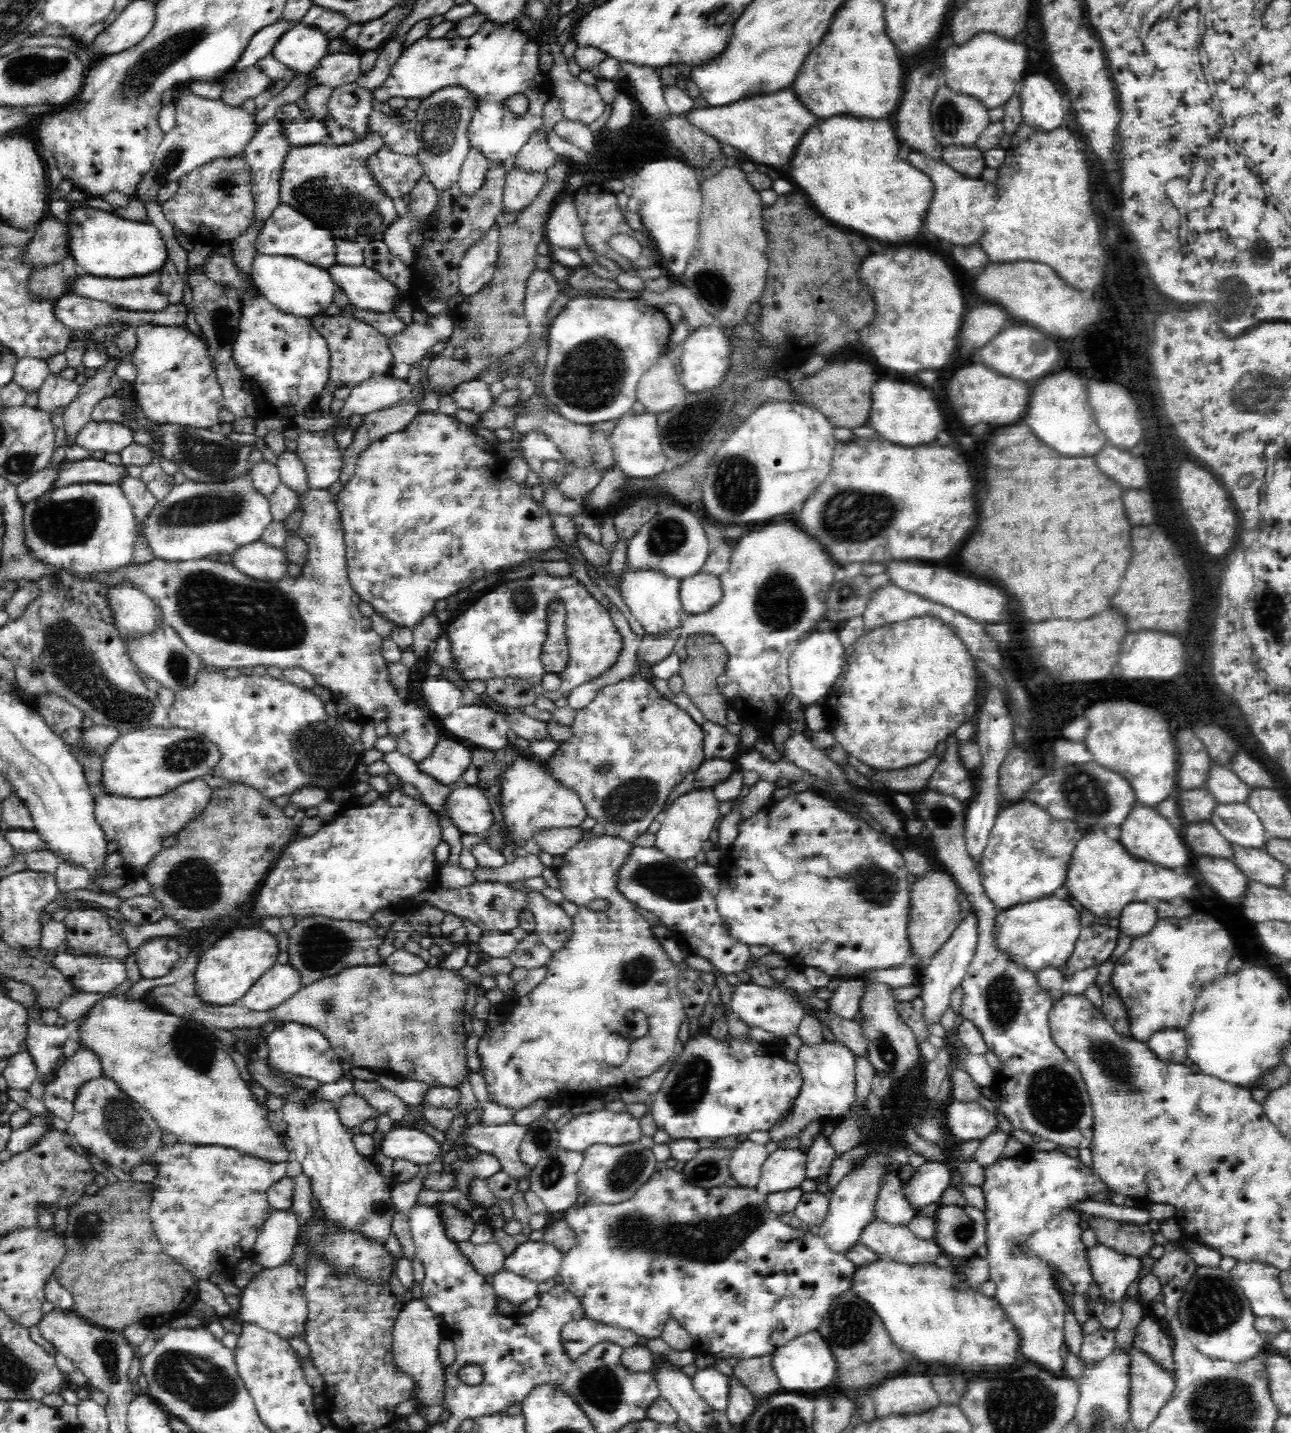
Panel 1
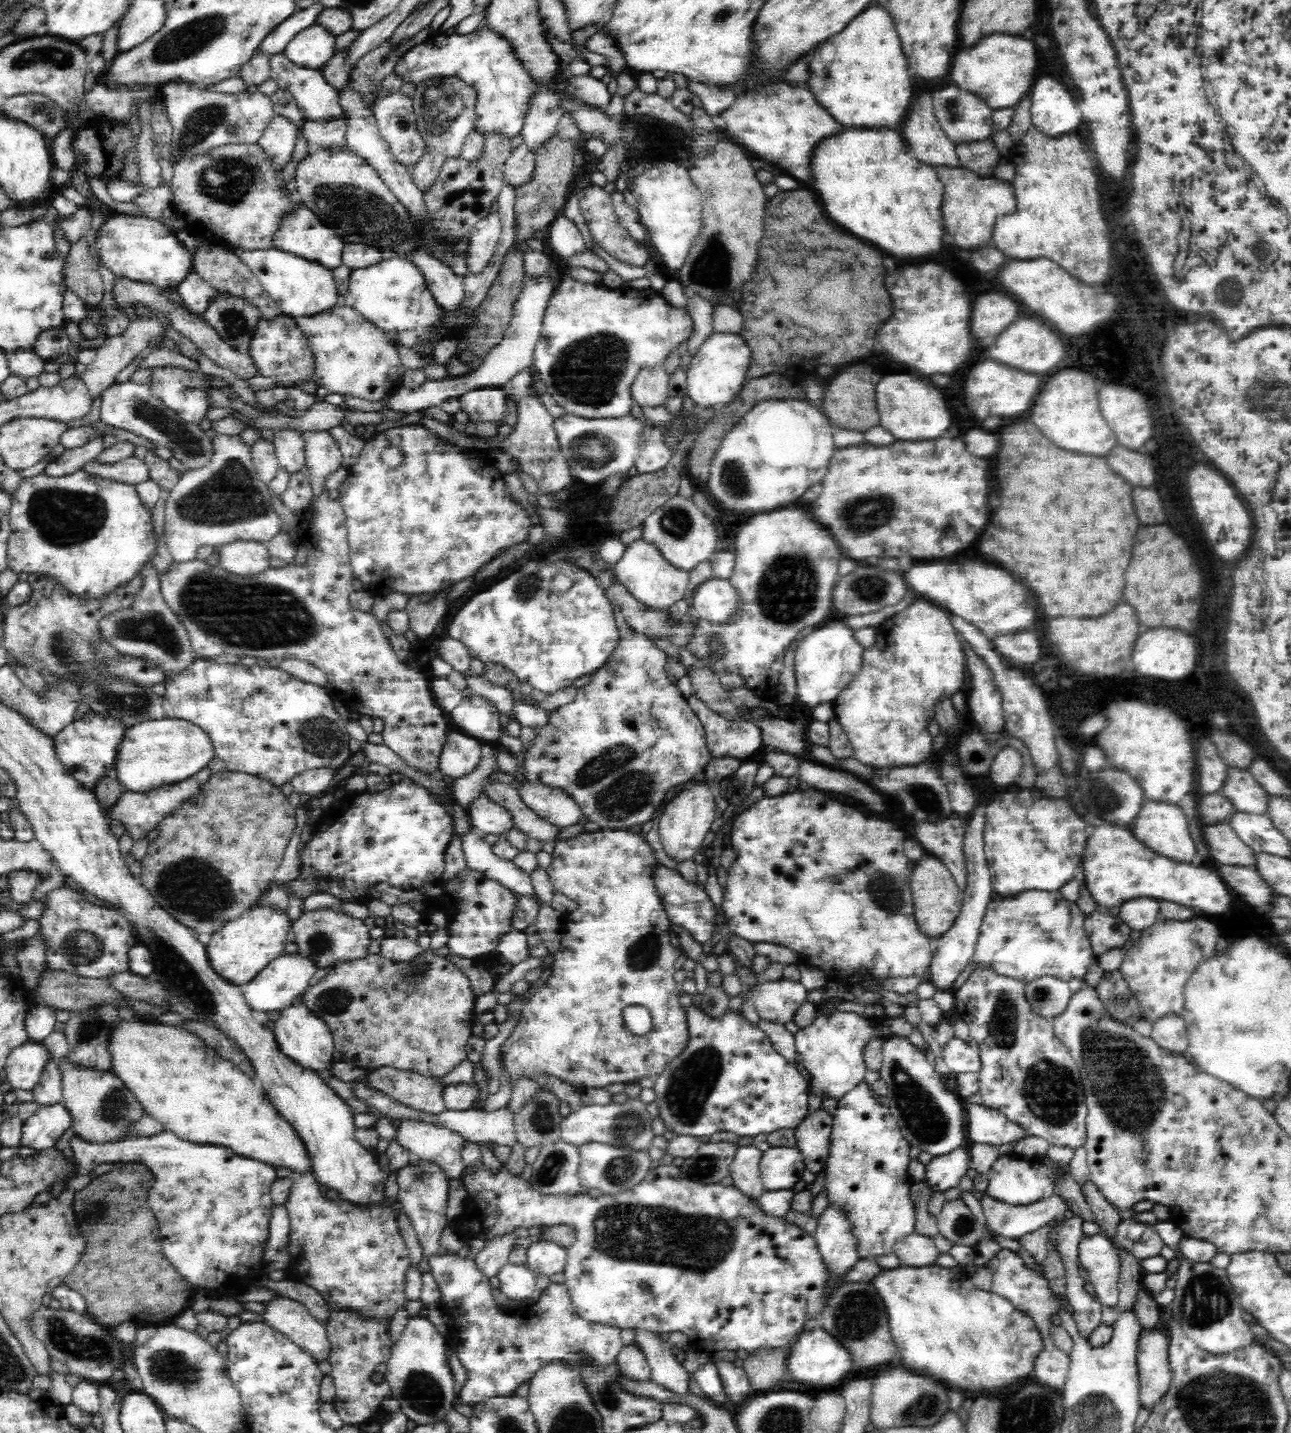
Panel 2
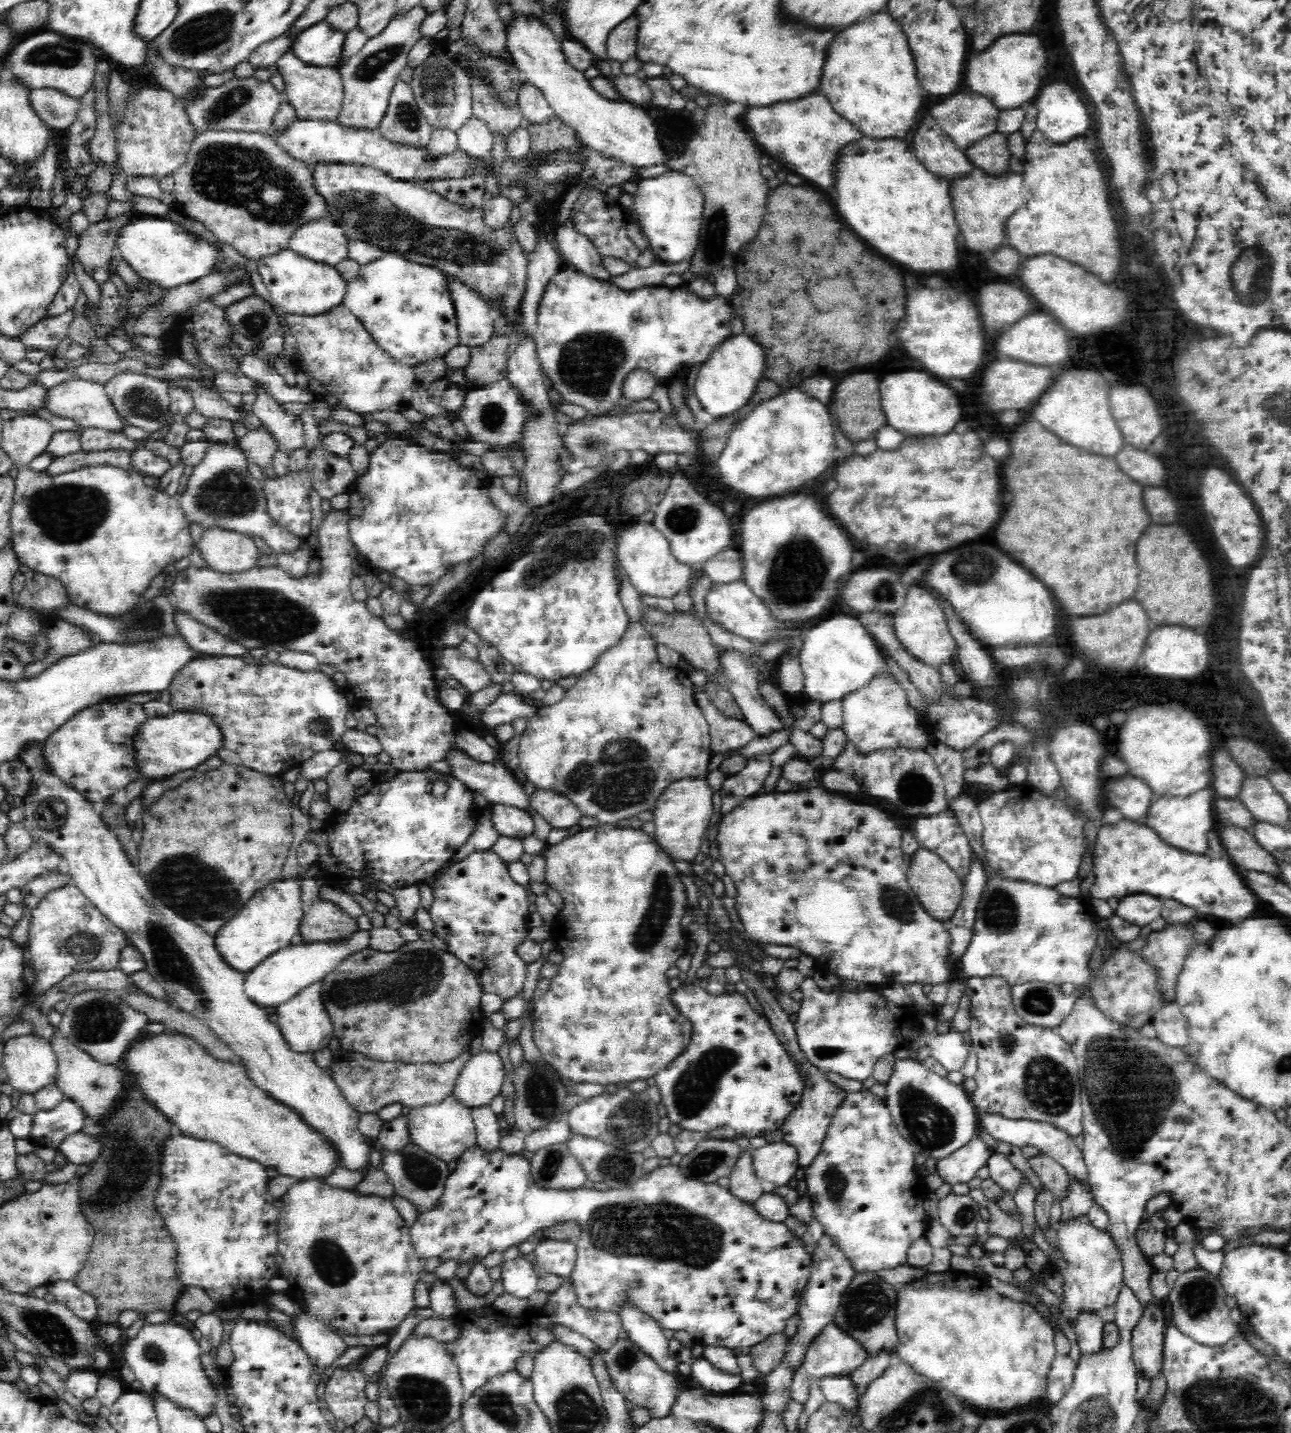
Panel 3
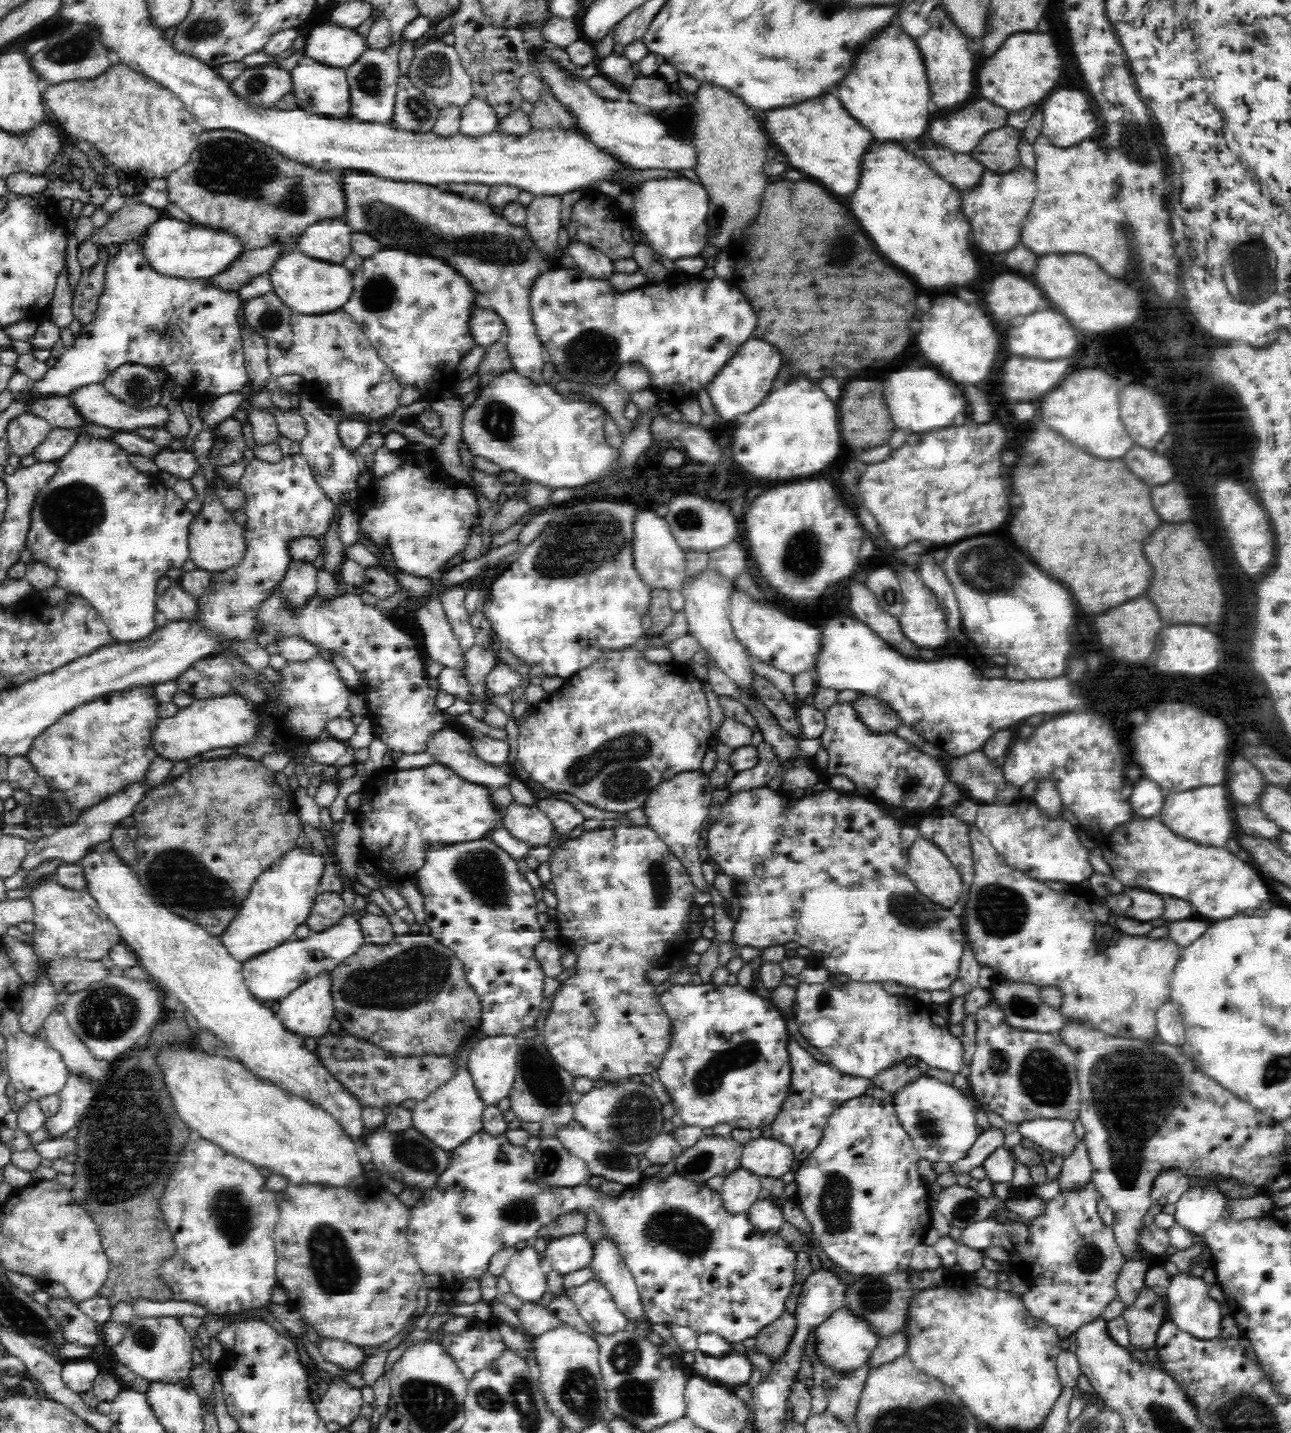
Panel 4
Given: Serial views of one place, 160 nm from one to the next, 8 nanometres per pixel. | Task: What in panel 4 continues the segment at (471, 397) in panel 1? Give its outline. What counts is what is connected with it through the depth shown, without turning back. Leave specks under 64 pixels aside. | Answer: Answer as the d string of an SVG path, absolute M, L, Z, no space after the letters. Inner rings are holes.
M506 371L493 379L485 390L479 391L476 401L464 410L461 439L468 444L474 456L482 456L498 464L504 471L514 470L520 479L550 486L552 489L574 488L588 483L594 476L602 476L602 472L606 472L606 476L614 472L606 470L614 462L614 452L602 434L604 416L606 413L601 406L574 402L560 396L544 382L534 384L515 371Z

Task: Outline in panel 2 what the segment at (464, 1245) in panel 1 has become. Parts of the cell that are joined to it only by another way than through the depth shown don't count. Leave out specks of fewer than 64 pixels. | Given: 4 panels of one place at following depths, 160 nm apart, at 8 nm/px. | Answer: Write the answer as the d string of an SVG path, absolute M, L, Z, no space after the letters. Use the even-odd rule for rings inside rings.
M506 1233L502 1237L494 1237L485 1241L483 1248L474 1257L478 1270L488 1278L497 1276L500 1269L508 1264L510 1252L516 1246L516 1239L513 1233Z

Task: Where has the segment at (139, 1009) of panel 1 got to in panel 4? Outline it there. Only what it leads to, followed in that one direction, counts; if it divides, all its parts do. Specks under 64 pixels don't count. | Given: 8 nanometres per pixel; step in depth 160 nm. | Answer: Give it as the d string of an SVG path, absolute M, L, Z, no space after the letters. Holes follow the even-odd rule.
M198 1048L163 1050L157 1059L164 1072L164 1086L172 1098L176 1112L180 1114L180 1120L196 1130L202 1138L216 1142L224 1152L251 1162L258 1168L270 1168L270 1172L285 1176L292 1185L352 1188L366 1182L351 1138L336 1123L336 1119L316 1103L291 1095L266 1079L259 1079L238 1060L209 1055Z

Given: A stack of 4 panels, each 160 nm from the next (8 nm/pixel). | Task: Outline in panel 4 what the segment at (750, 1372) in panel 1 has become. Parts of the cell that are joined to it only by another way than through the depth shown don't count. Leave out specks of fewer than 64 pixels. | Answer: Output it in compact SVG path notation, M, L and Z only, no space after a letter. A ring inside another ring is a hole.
M782 1314L778 1321L766 1326L755 1338L756 1351L764 1357L768 1357L772 1363L776 1358L788 1349L791 1339L794 1337L796 1328L795 1315Z

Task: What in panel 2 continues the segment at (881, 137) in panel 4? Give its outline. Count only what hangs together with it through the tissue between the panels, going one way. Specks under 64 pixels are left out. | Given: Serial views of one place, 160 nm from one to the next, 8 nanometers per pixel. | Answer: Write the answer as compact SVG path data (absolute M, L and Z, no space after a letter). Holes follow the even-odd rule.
M875 3L854 17L840 34L828 38L824 46L814 50L808 66L808 88L813 95L816 94L815 99L820 106L846 128L894 128L906 116L910 100L914 96L910 74L906 70L906 58L902 54L891 14Z

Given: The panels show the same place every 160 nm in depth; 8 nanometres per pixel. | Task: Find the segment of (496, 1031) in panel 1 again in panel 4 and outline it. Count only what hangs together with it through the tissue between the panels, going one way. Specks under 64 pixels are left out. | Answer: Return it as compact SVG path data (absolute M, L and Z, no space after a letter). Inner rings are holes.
M616 825L612 828L598 827L594 830L584 831L574 839L566 839L551 850L549 860L550 871L552 874L551 883L554 885L558 905L555 907L557 913L557 924L560 927L560 943L568 946L568 951L576 953L574 964L575 972L568 980L561 983L556 990L554 999L545 1015L544 1027L541 1032L540 1042L546 1047L552 1062L557 1067L562 1067L572 1078L584 1076L590 1080L610 1080L621 1082L623 1080L638 1079L642 1074L650 1074L660 1068L665 1051L668 1050L673 1033L673 1024L669 1016L665 1013L659 1001L659 995L655 992L654 986L647 978L648 972L654 968L668 966L676 959L684 958L690 952L689 940L689 919L693 907L693 896L697 889L692 885L687 871L683 868L680 860L673 855L663 839L656 834L652 827L642 827L638 825Z

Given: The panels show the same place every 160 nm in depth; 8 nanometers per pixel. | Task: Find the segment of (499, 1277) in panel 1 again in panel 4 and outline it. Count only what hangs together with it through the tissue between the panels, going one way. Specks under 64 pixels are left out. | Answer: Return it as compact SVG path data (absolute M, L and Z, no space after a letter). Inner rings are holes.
M534 1247L515 1251L503 1275L510 1290L525 1303L537 1303L547 1291L547 1275L540 1267L541 1254Z

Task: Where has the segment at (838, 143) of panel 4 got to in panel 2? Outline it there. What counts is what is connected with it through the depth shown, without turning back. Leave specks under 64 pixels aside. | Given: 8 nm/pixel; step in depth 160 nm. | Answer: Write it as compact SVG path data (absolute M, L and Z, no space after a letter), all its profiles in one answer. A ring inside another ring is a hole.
M765 84L754 92L740 94L730 108L719 114L717 121L724 126L723 132L744 146L753 158L774 162L796 180L810 180L814 146L822 138L842 130L842 126L816 102L810 90L792 88L788 84Z

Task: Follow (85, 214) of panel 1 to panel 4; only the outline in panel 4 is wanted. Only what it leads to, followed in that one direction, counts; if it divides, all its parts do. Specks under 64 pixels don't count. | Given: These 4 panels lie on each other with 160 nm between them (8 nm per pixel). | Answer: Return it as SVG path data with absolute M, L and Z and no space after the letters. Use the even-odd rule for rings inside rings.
M164 215L152 222L142 236L143 254L146 255L148 266L163 275L183 279L210 279L210 276L224 272L243 251L243 243L227 231L216 231L214 228L184 223L173 217Z

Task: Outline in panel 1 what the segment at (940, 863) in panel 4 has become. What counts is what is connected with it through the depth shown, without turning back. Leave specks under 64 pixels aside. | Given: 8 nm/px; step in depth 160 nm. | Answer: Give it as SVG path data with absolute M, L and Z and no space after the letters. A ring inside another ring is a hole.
M931 870L928 874L912 880L907 933L918 974L926 966L925 962L931 961L932 957L937 954L937 950L940 950L953 932L959 928L962 922L961 908L958 903L959 893L955 880L947 873L938 872L938 870Z

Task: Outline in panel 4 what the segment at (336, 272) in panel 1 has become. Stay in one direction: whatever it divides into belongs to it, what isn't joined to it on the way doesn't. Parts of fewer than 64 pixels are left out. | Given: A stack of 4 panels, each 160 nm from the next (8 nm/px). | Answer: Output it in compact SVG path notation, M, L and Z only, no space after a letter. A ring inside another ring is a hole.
M381 248L370 258L364 259L360 268L357 267L353 272L352 278L352 292L343 308L370 338L371 345L385 366L396 375L397 381L402 386L418 386L422 400L430 399L446 388L452 390L458 382L454 380L456 364L460 362L462 354L476 346L475 339L471 337L470 320L471 309L480 300L471 283L444 259L417 255L399 248Z

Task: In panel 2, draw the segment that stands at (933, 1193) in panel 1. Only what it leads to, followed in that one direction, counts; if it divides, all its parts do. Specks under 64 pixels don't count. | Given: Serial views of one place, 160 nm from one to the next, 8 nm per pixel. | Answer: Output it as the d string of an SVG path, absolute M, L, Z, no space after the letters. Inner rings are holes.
M970 1145L956 1148L950 1154L933 1156L925 1166L924 1183L932 1192L946 1192L954 1188L968 1170L968 1149Z

